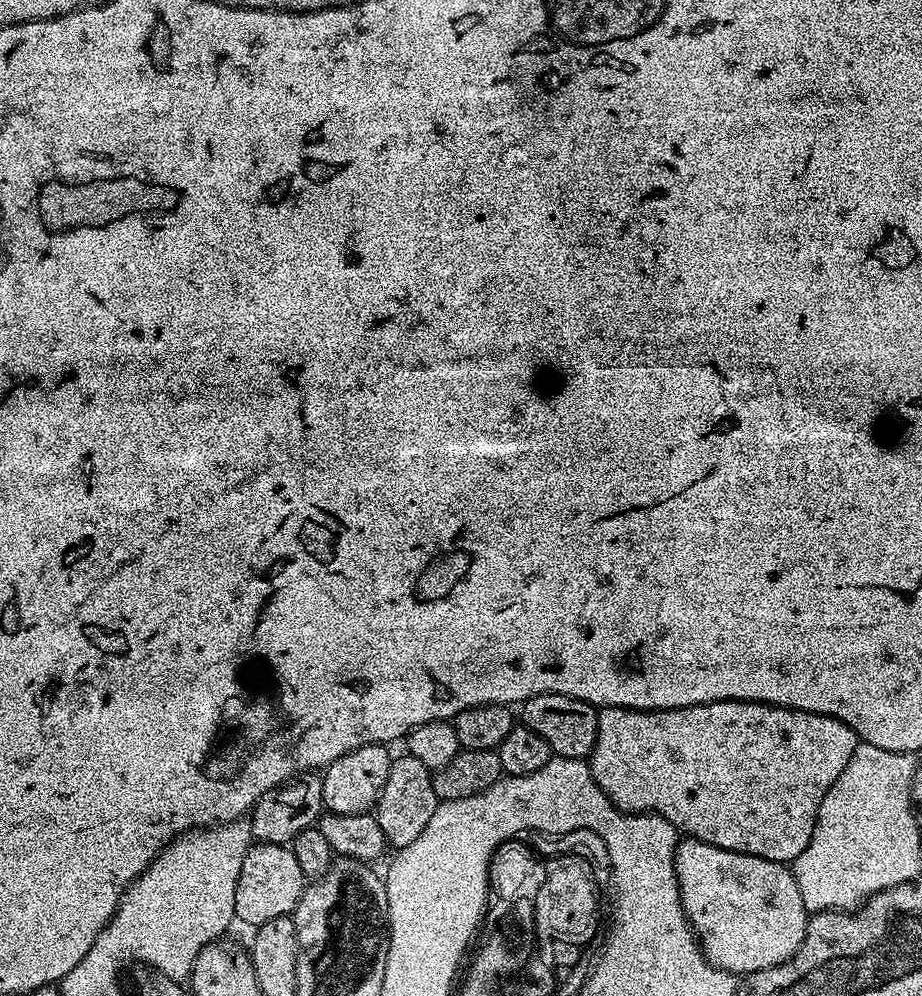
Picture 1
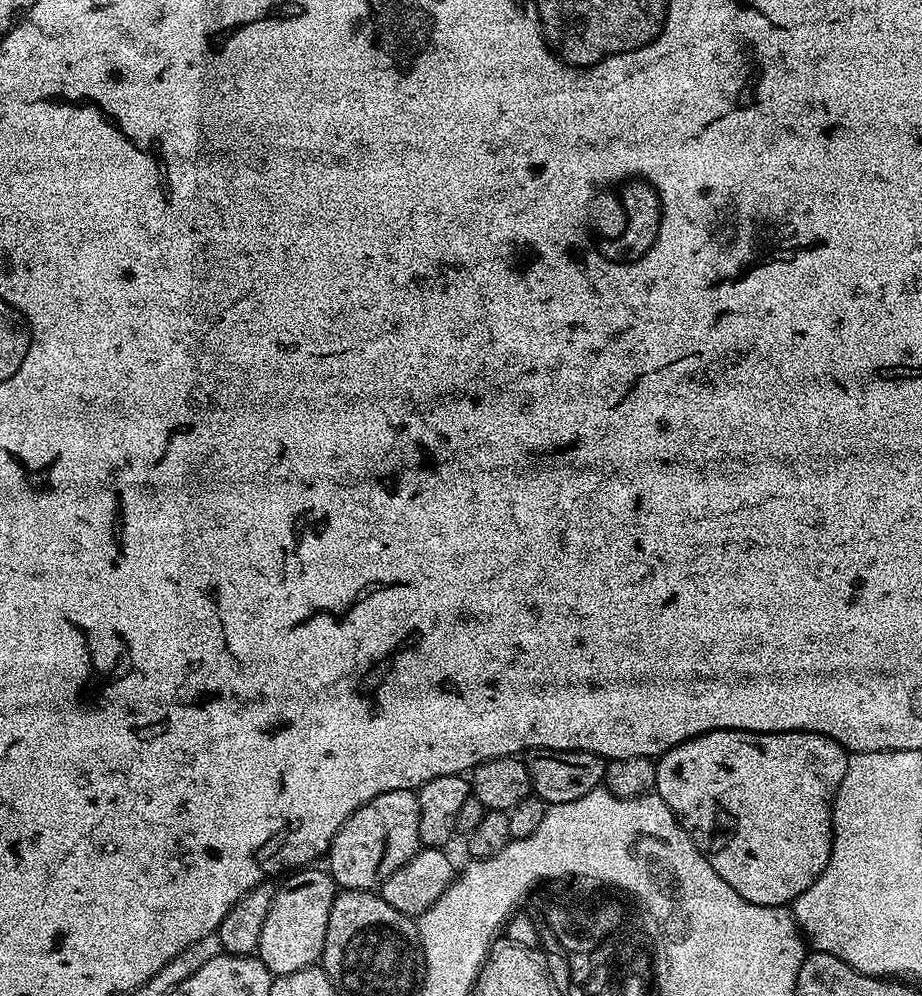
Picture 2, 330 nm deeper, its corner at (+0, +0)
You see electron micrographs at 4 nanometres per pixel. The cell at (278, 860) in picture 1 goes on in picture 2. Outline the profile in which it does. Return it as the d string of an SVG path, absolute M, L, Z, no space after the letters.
M305 866L285 875L279 881L280 888L278 884L272 893L270 914L266 914L256 952L273 977L313 967L324 955L330 906L336 897L338 885L323 867L316 867L320 866Z

